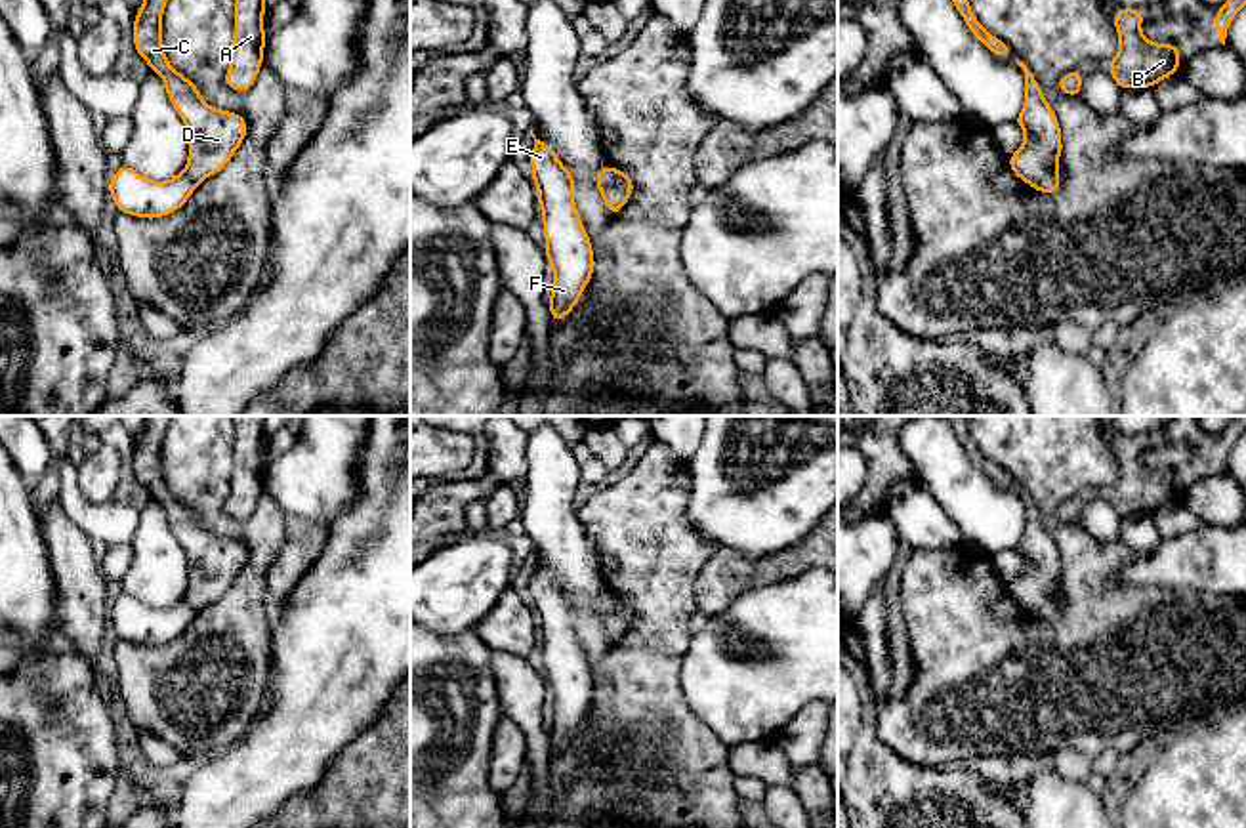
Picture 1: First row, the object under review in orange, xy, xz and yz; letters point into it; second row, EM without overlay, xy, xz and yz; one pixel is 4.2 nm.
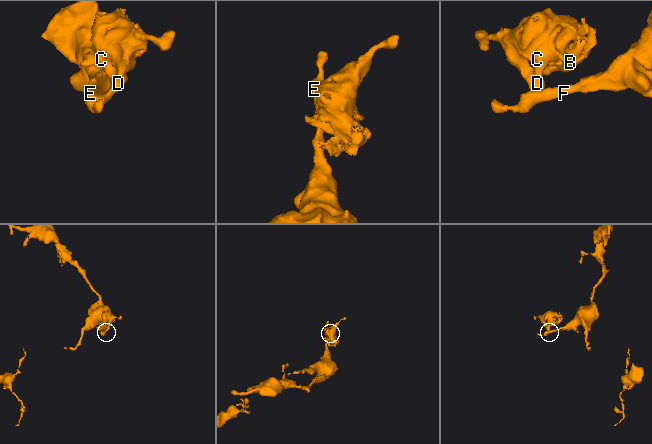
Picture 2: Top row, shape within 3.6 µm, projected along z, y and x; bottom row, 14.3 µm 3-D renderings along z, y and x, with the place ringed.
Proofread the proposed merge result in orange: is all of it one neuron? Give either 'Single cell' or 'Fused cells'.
Fused cells

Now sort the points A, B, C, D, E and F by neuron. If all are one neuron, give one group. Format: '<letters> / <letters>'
A B C D / E F

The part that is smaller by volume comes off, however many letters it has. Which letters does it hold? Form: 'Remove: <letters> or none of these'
Remove: A, B, C, D

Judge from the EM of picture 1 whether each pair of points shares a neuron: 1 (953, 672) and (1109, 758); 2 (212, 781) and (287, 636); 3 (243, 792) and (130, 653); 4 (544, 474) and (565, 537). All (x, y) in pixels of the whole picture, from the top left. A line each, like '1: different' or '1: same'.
1: different
2: same
3: different
4: same

